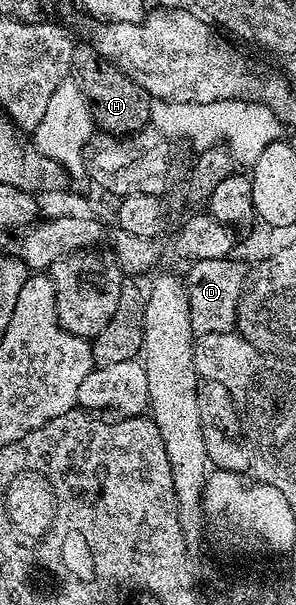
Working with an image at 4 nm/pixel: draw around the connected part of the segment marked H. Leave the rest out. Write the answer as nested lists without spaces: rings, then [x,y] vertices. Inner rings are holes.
[[[72,46],[71,69],[69,77],[81,89],[88,109],[91,110],[91,122],[100,132],[111,137],[122,137],[137,133],[152,122],[151,106],[153,100],[137,81],[133,81],[121,69],[117,69],[107,59],[96,53],[94,46]]]

